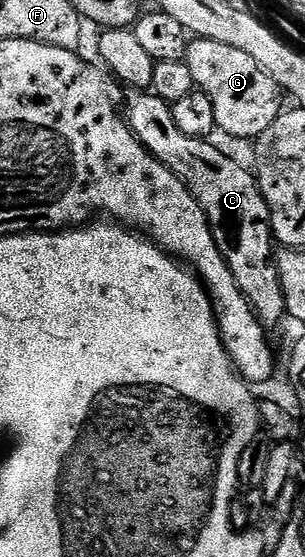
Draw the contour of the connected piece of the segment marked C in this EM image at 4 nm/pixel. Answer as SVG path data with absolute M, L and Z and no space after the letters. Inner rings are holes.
M131 90L129 94L124 99L124 118L129 123L130 130L145 145L148 153L152 153L152 157L156 157L164 166L172 169L172 173L176 173L180 181L184 181L192 197L202 206L206 219L210 222L210 232L214 234L218 252L225 257L226 264L232 269L232 277L236 277L236 285L240 285L247 301L254 306L258 318L266 325L283 318L286 315L286 302L276 262L276 240L274 230L270 228L268 201L260 189L255 172L249 166L246 168L244 164L237 163L232 156L225 155L209 138L185 136L173 120L171 104L164 102L158 95L136 90Z

